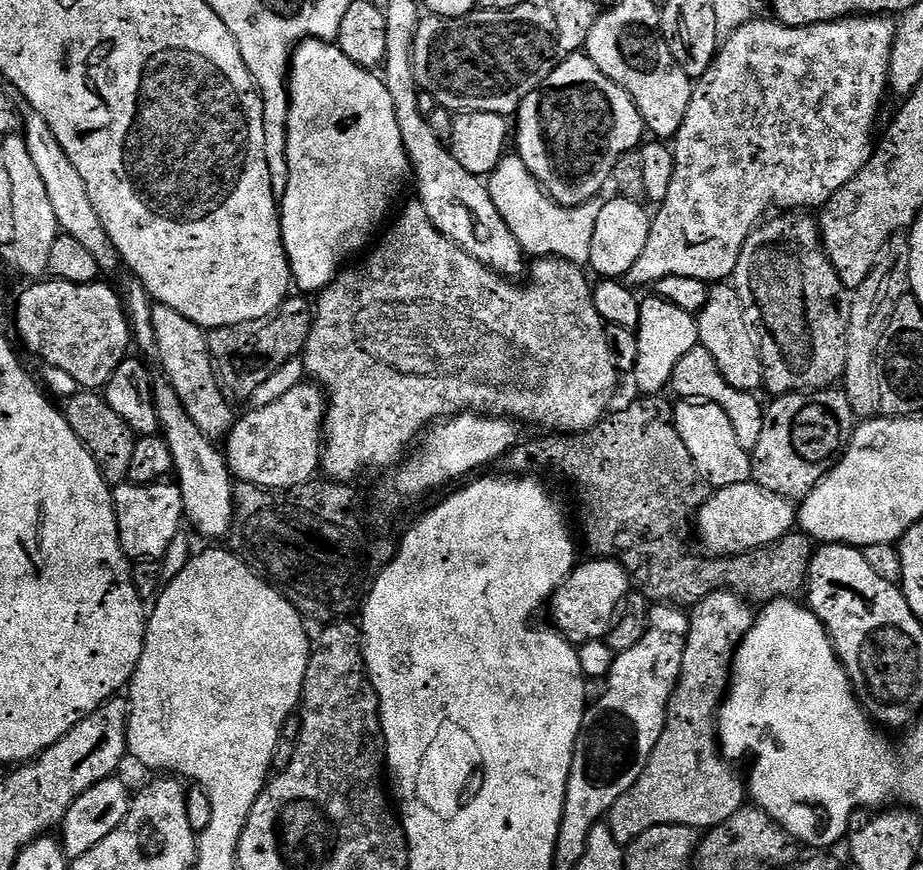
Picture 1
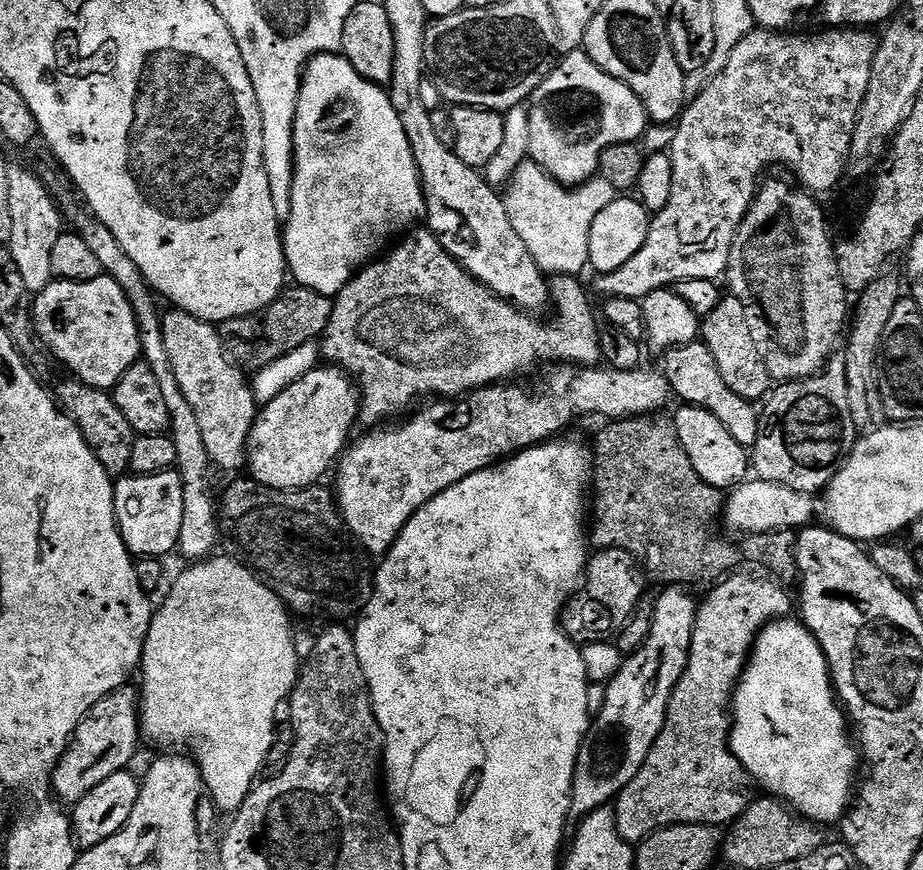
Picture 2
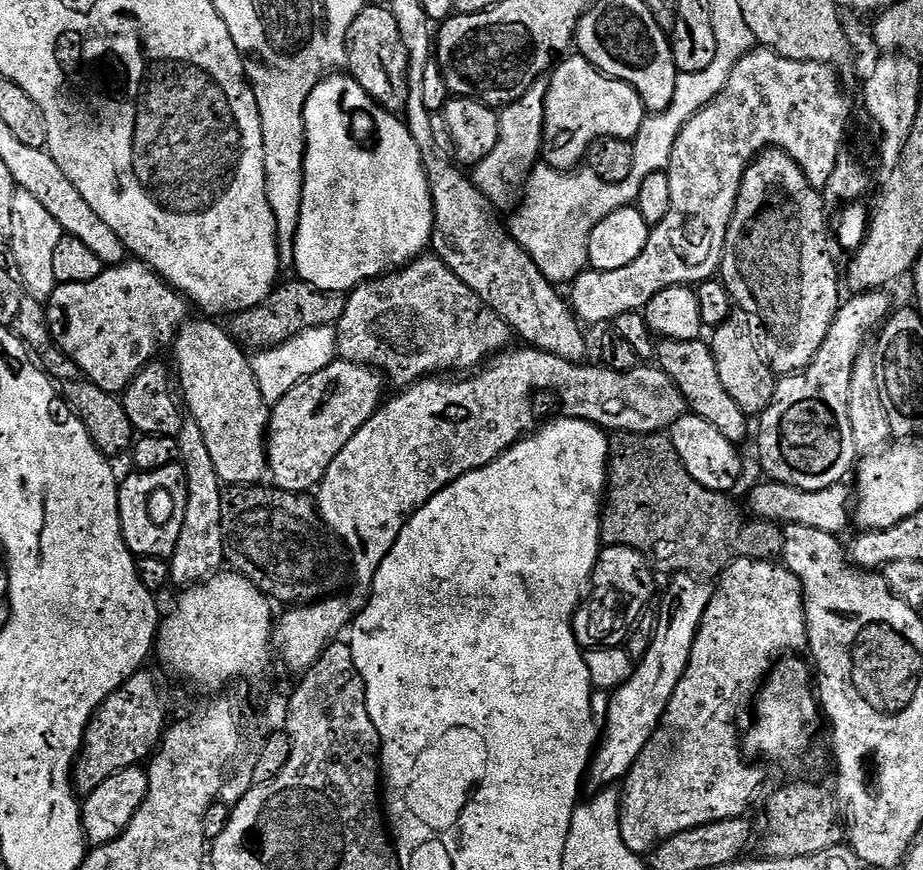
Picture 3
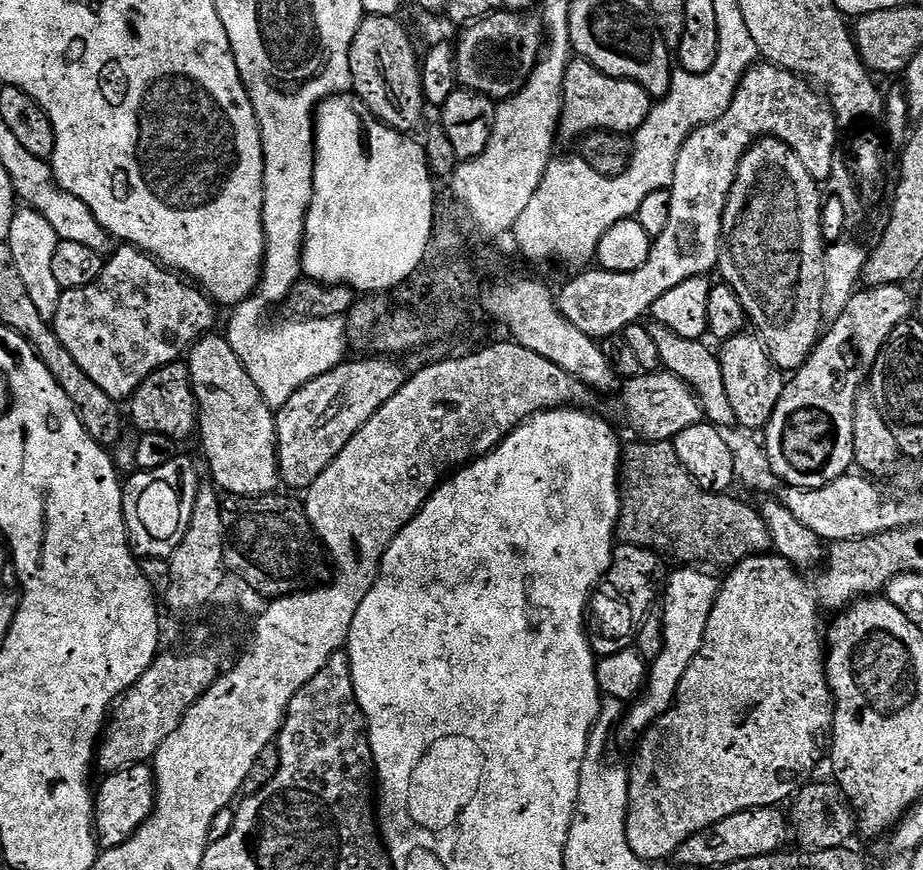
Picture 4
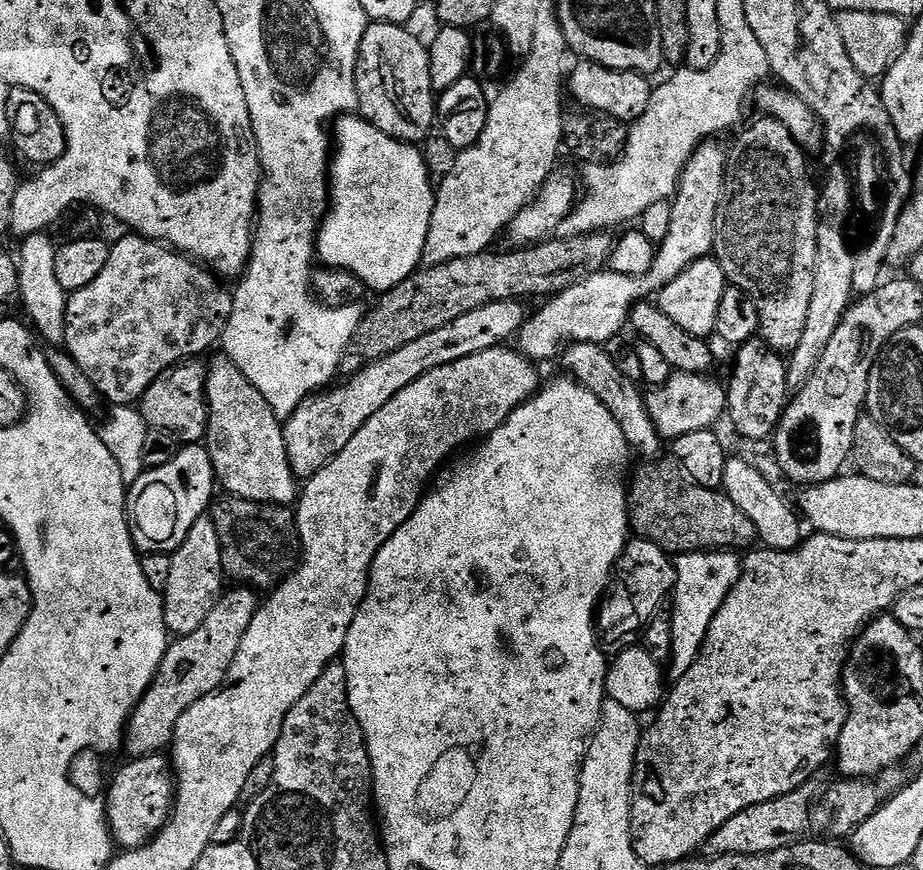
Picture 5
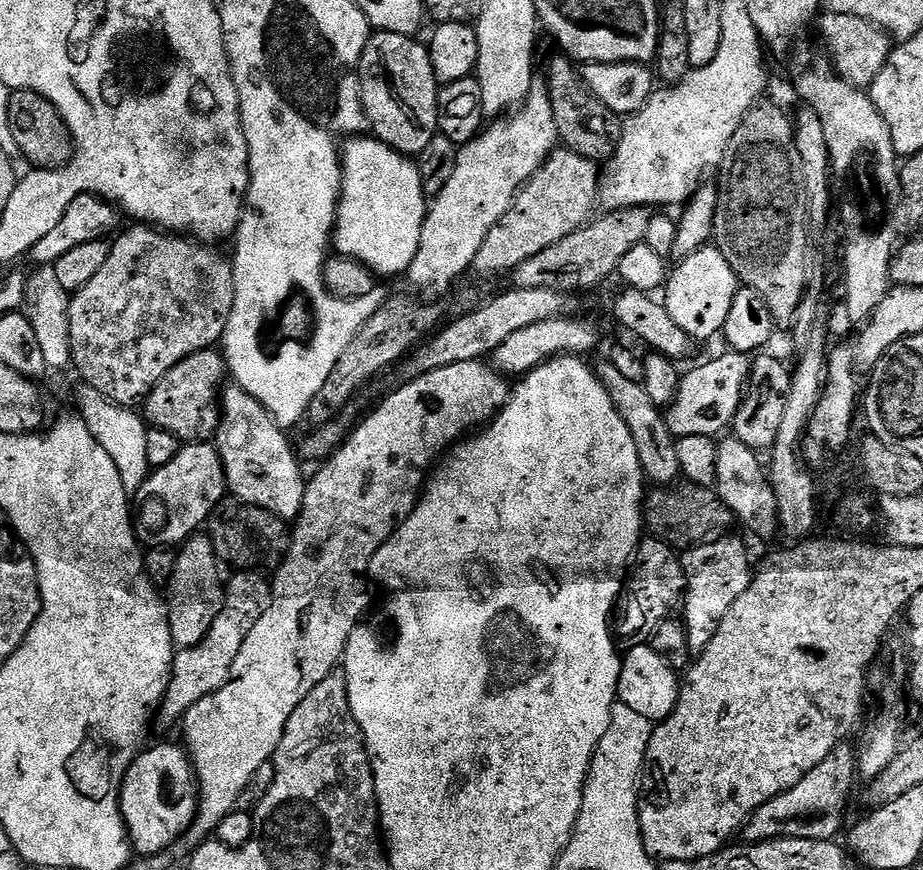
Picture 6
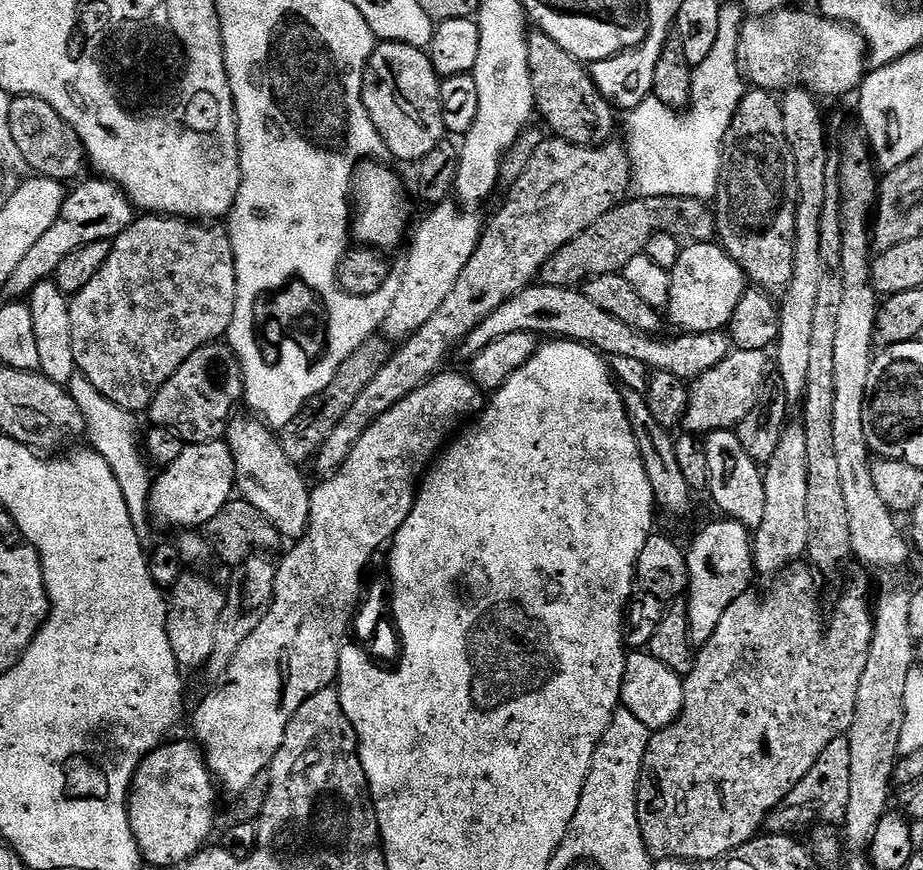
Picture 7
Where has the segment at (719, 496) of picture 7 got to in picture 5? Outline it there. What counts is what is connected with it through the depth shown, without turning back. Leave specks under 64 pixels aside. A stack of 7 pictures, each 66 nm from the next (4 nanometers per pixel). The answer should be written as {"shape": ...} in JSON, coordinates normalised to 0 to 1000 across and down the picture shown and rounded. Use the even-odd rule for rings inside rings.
{"shape":[[[790,528],[782,564],[791,572],[791,577],[795,577],[795,582],[800,582],[800,586],[804,586],[807,599],[819,606],[819,611],[823,615],[822,624],[827,629],[837,630],[844,634],[855,634],[867,629],[869,624],[868,594],[863,592],[860,584],[860,590],[858,590],[857,582],[841,567],[840,559],[813,530]]]}

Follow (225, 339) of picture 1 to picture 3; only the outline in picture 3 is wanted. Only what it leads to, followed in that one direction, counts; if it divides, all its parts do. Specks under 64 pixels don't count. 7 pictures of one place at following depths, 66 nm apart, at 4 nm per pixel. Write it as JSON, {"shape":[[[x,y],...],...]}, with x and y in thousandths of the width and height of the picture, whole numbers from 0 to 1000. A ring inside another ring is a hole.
{"shape":[[[316,320],[309,331],[303,329],[296,334],[288,346],[288,352],[255,360],[249,368],[249,382],[256,394],[265,401],[299,400],[337,377],[361,376],[371,366],[376,346],[376,339],[350,336],[327,321]]]}

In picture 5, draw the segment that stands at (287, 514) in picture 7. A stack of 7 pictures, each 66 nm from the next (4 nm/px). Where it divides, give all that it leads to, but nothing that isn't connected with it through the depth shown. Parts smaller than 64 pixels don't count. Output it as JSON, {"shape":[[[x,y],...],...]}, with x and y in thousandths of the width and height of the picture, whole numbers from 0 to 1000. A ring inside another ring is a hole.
{"shape":[[[238,407],[231,418],[224,420],[225,438],[223,453],[225,454],[225,500],[223,514],[230,534],[234,541],[237,560],[243,561],[248,571],[258,575],[274,575],[281,579],[301,579],[304,582],[320,580],[323,574],[323,553],[314,536],[314,526],[310,522],[308,507],[308,489],[304,479],[297,476],[293,462],[280,453],[280,448],[254,421],[254,416],[246,409]]]}

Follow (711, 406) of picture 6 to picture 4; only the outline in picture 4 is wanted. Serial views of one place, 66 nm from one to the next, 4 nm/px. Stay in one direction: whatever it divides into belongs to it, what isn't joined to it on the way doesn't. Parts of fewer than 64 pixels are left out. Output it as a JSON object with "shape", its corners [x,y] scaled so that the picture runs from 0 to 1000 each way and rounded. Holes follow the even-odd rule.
{"shape":[[[699,428],[692,432],[677,436],[676,464],[680,468],[680,483],[687,495],[698,506],[731,507],[743,490],[759,486],[761,468],[757,456],[750,449],[749,444],[739,439],[728,428]]]}

